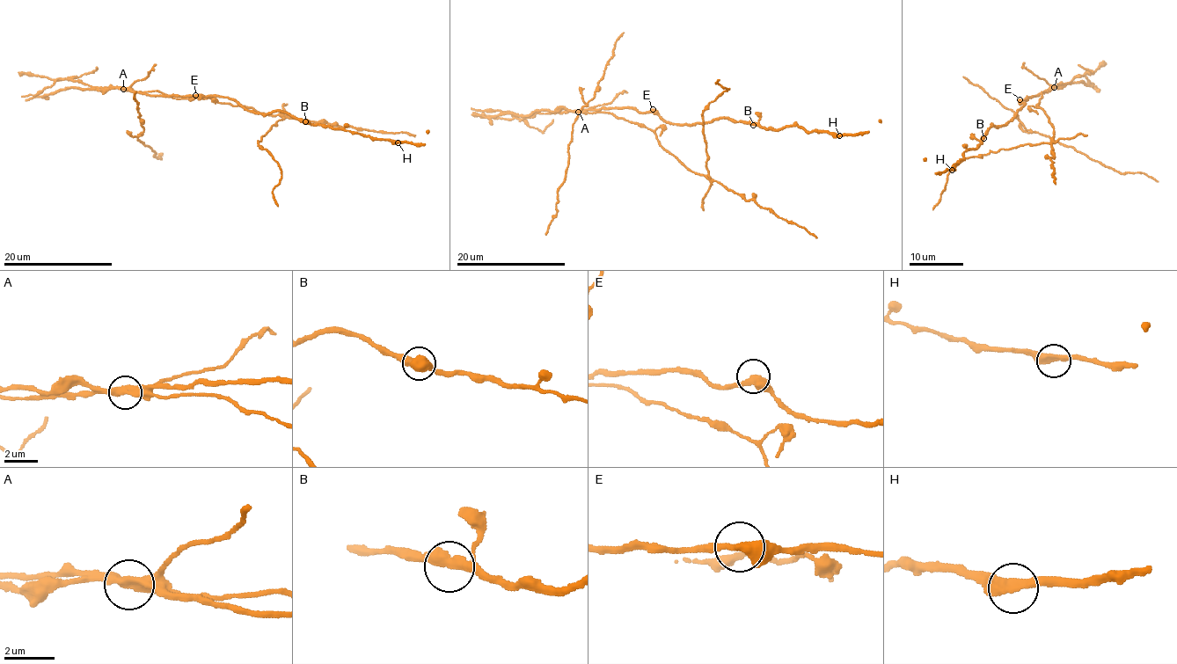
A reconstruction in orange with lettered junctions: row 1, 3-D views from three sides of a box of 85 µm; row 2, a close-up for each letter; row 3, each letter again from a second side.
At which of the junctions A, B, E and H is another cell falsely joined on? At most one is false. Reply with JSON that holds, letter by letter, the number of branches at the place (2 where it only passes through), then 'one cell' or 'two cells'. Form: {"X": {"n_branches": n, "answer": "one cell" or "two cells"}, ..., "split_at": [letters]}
{"A": {"n_branches": 2, "answer": "two cells"}, "B": {"n_branches": 2, "answer": "one cell"}, "E": {"n_branches": 2, "answer": "one cell"}, "H": {"n_branches": 2, "answer": "one cell"}, "split_at": ["A"]}

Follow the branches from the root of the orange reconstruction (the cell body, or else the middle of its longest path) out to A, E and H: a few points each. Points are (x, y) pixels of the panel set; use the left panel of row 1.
A: (151, 95), (124, 90)
E: (151, 95), (195, 95)
H: (151, 95), (226, 97), (256, 113), (289, 113), (315, 124), (350, 130), (370, 137), (391, 139), (398, 142)

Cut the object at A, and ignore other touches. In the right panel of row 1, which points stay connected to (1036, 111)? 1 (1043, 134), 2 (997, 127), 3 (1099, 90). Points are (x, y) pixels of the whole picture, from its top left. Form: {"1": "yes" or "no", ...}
{"1": "no", "2": "no", "3": "no"}

